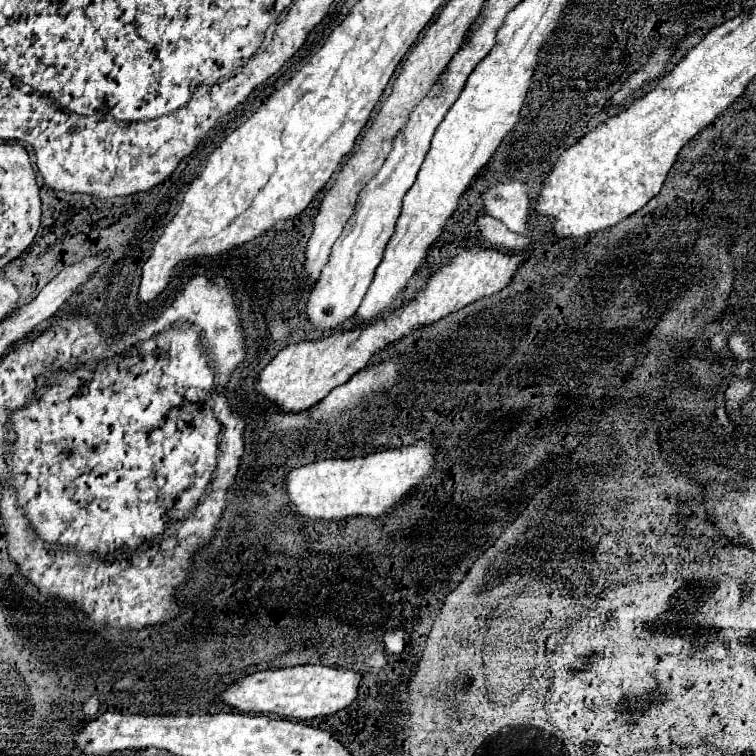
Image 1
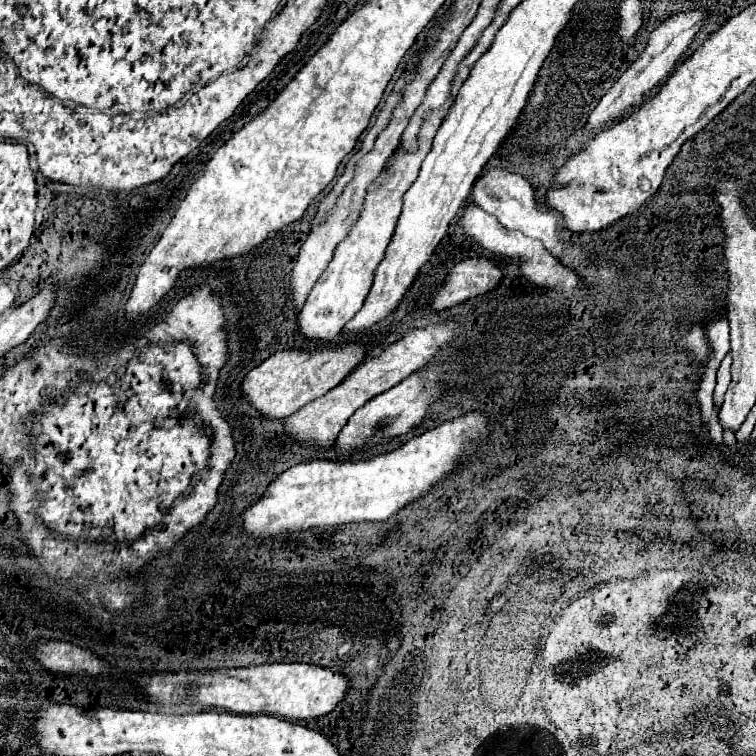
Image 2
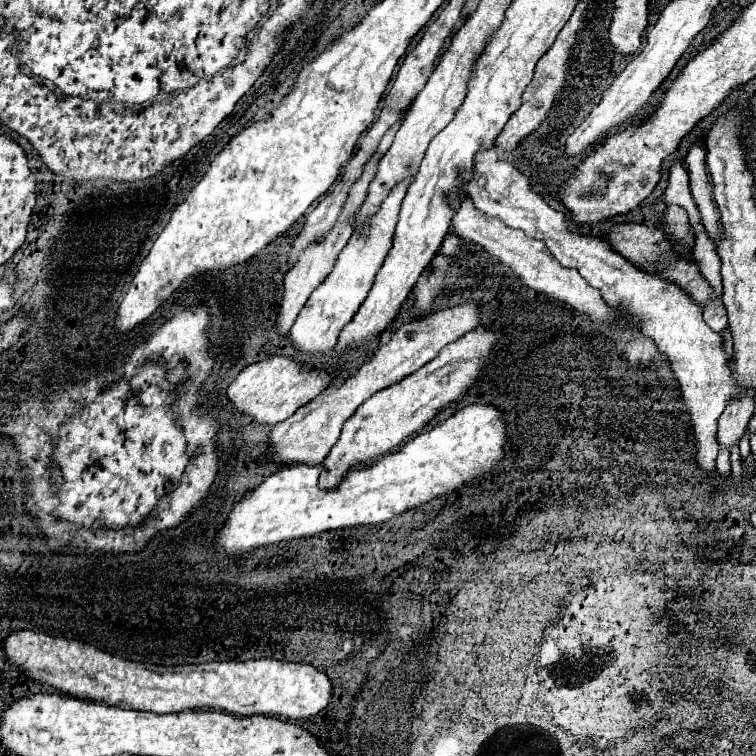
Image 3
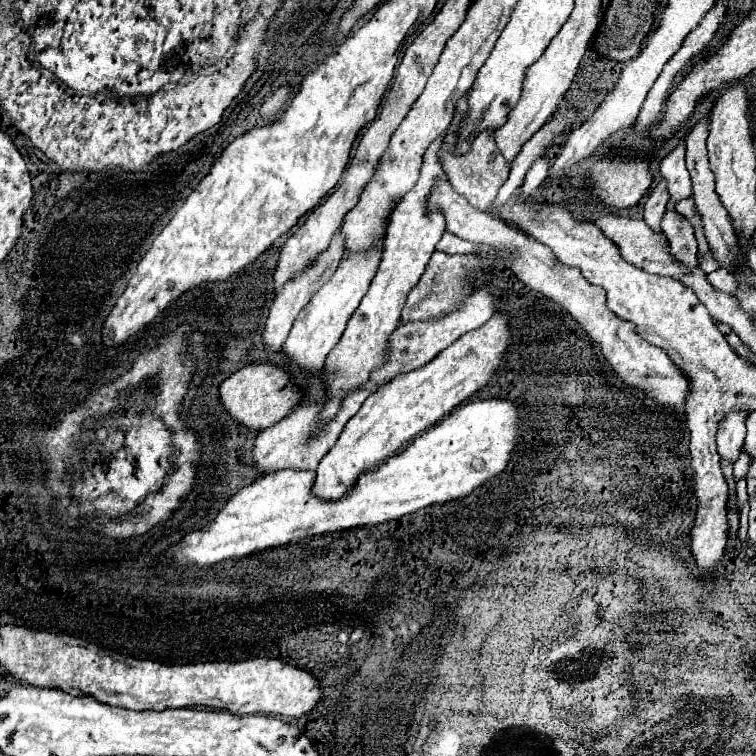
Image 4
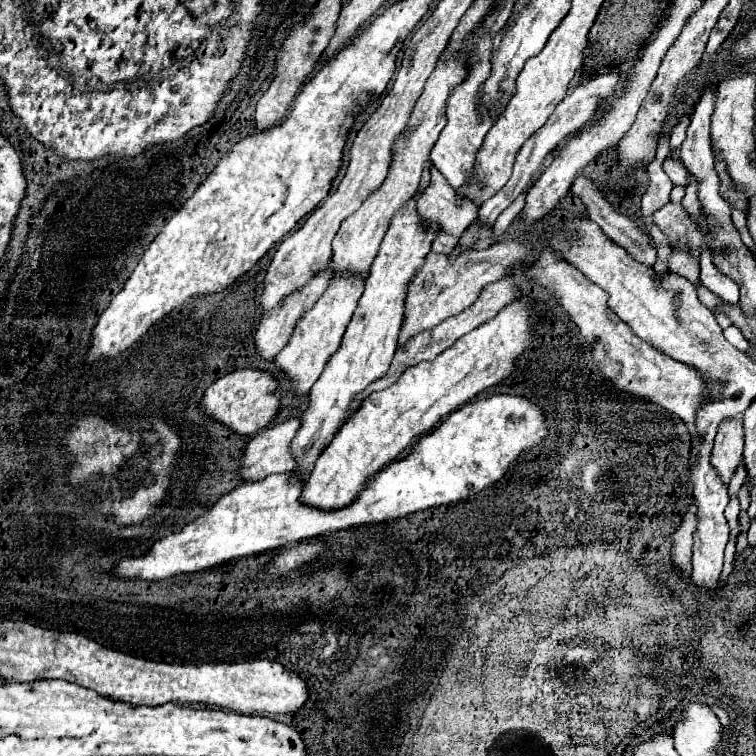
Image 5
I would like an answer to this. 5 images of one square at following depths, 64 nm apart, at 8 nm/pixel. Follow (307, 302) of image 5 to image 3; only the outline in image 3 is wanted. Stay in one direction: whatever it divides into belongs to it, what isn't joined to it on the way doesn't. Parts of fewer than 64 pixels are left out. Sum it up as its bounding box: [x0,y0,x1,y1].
[276,116,404,336]

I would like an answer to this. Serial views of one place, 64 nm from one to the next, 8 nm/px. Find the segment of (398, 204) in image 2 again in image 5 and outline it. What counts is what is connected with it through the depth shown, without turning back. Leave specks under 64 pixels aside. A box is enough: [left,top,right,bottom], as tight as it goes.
[274,280,364,396]

